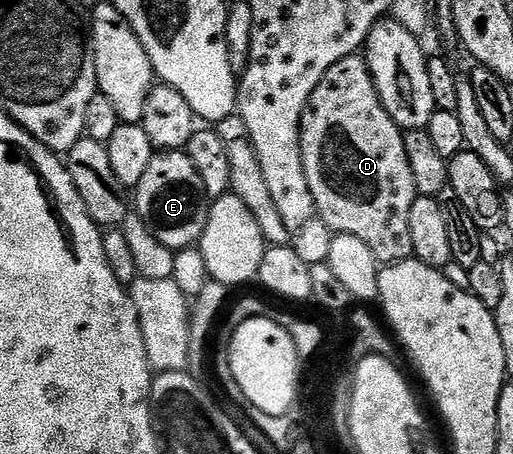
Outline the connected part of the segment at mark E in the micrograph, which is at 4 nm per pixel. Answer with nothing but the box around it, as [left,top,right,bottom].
[133,151,212,250]

